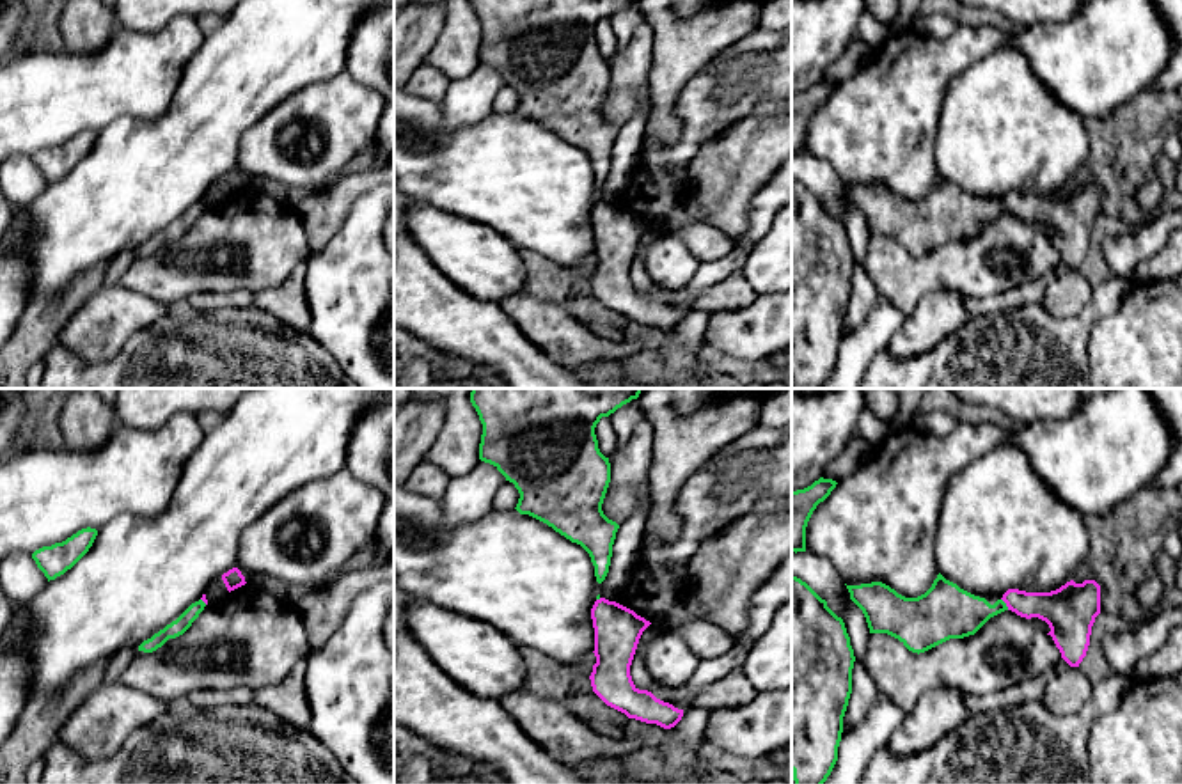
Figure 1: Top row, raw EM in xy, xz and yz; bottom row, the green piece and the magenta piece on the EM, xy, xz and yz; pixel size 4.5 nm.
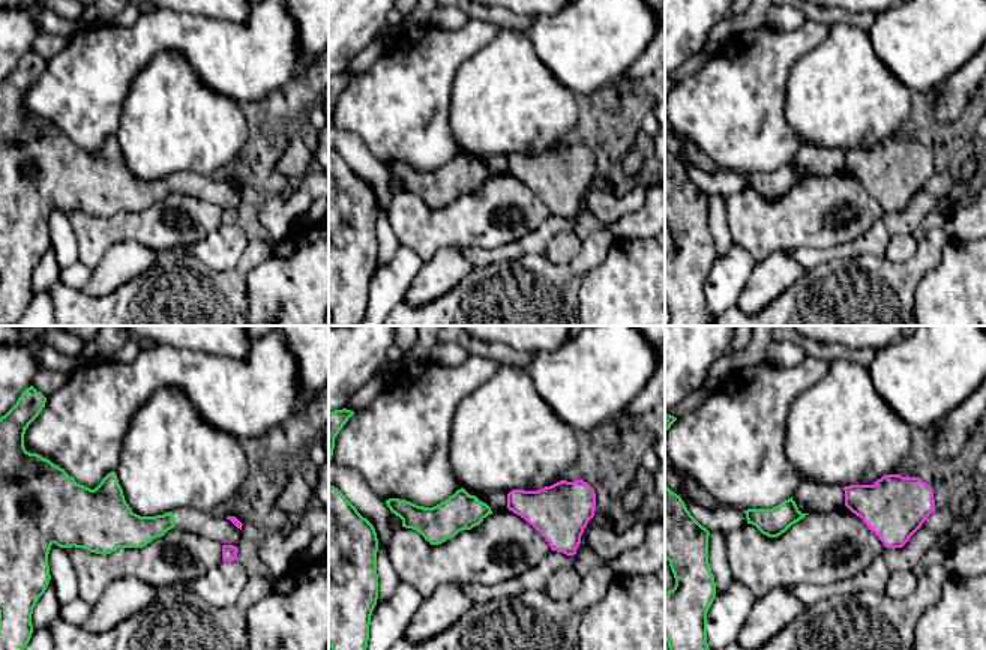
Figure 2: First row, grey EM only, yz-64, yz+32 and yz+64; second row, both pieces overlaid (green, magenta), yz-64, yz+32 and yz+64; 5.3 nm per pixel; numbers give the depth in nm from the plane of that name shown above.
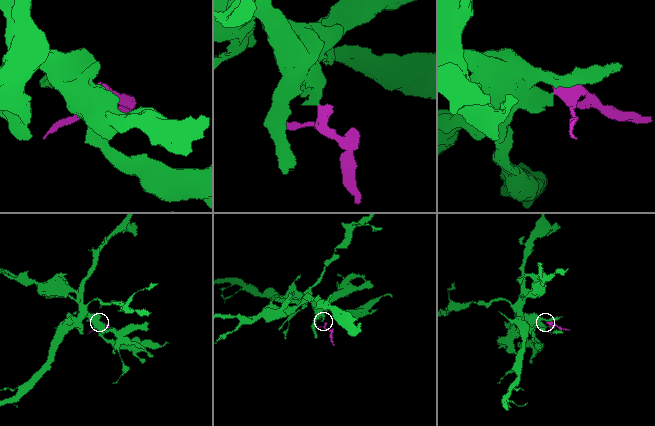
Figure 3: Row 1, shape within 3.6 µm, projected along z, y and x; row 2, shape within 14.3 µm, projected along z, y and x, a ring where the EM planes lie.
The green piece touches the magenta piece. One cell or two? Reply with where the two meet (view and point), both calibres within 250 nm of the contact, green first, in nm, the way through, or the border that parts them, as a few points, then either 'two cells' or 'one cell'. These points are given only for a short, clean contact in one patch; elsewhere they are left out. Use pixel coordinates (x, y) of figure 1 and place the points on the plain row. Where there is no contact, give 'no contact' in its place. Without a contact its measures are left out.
yz (1005, 206) | 240/180 nm | along yz (1001, 201), (1008, 211) | two cells

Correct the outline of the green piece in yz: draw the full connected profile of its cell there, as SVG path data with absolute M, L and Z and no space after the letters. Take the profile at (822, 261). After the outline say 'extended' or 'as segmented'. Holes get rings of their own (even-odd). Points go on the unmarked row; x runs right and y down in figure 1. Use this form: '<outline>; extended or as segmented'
M792 179L792 374L795 388L822 388L838 364L852 296L854 252L845 225L806 184Z; as segmented

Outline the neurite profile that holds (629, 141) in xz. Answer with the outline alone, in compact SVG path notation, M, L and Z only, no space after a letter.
M650 89L639 90L641 105L632 119L623 124L612 147L611 169L605 183L598 190L600 200L616 204L632 174L635 158L646 135L646 119L650 115Z

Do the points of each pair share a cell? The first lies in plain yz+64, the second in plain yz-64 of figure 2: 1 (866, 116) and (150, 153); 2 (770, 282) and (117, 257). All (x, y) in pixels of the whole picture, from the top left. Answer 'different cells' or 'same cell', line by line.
1: same cell
2: same cell

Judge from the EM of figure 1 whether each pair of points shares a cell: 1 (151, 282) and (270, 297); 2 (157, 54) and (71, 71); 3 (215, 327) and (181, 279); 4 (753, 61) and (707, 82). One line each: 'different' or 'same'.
1: different
2: same
3: different
4: same

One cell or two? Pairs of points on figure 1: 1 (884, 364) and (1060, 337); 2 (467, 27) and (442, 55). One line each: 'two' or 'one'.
1: one
2: one

